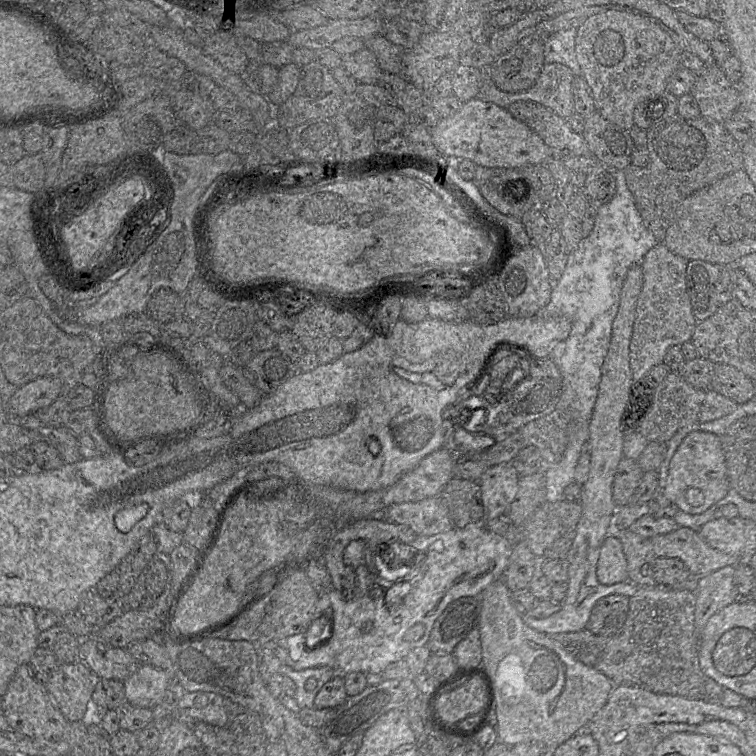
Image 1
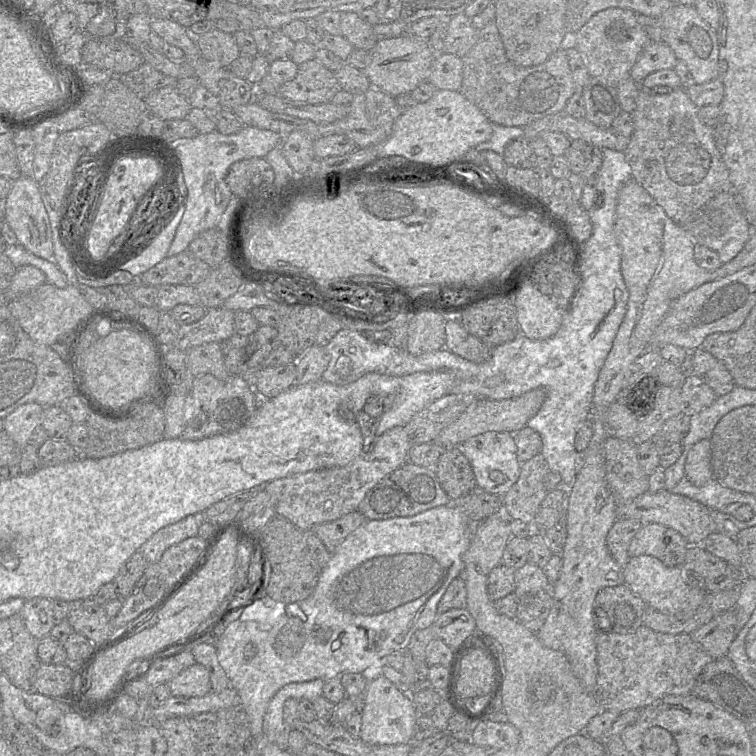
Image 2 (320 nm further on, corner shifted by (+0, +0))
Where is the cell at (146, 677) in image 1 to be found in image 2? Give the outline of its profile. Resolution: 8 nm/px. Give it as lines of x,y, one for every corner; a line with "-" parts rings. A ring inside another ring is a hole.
199,663
187,667
167,684
175,697
202,697
212,691
210,673

